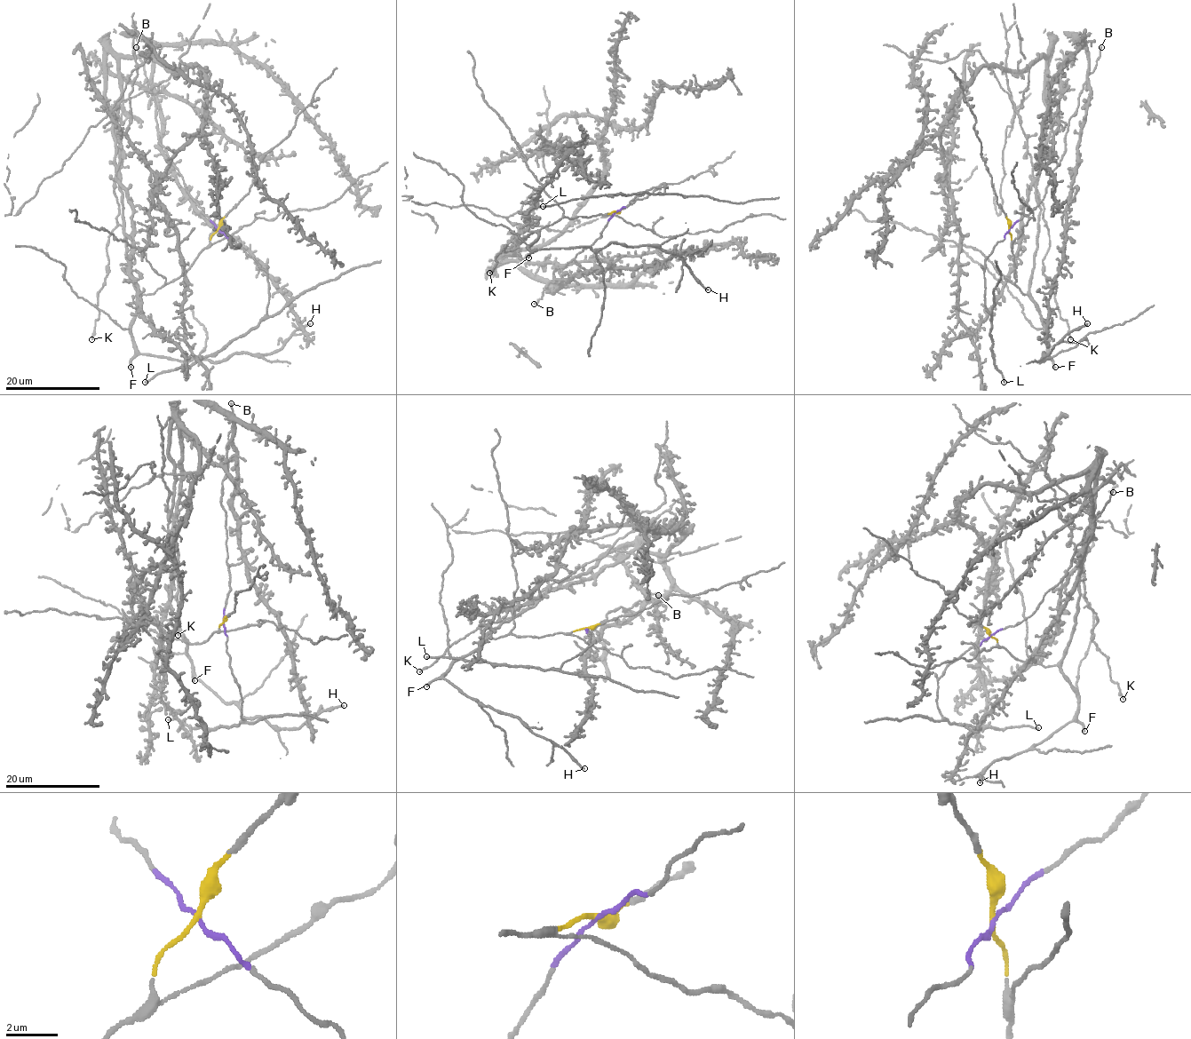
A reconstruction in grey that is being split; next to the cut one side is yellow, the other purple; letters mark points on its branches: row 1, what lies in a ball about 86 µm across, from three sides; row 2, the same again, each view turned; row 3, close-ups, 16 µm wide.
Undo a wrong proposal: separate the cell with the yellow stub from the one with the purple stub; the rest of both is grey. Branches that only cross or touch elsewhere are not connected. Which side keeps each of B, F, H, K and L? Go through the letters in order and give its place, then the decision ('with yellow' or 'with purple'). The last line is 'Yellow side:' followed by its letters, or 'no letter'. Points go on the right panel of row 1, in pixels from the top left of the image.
B: (1101, 47) | with purple
F: (1055, 367) | with yellow
H: (1087, 323) | with yellow
K: (1070, 339) | with yellow
L: (1004, 382) | with purple
Yellow side: F, H, K

